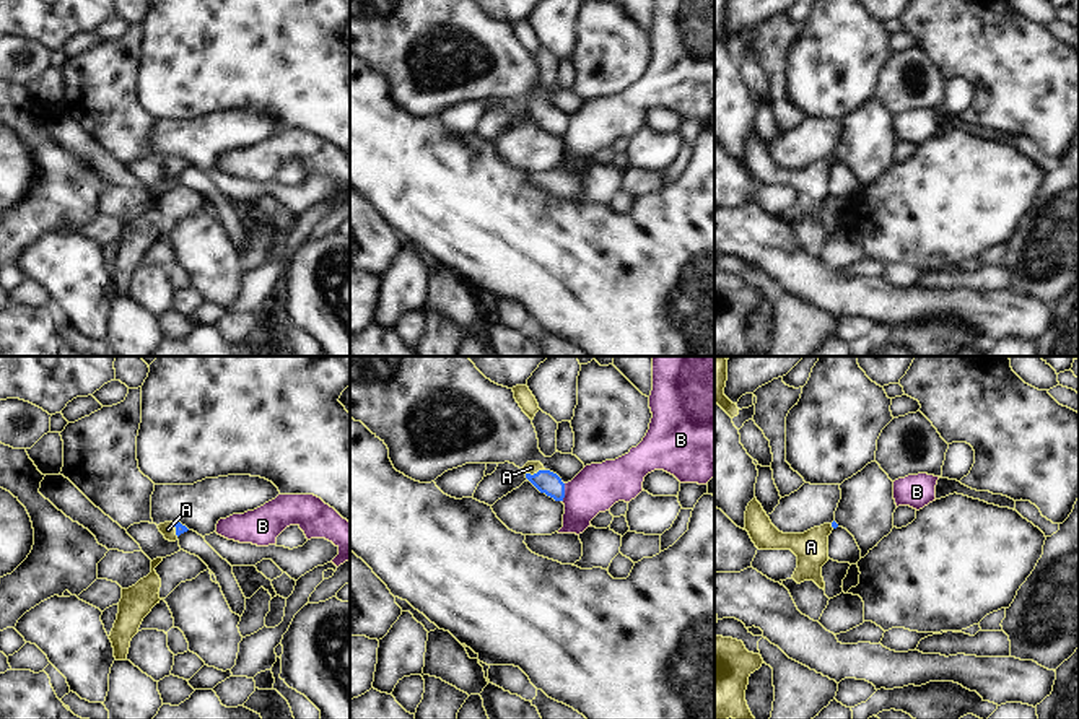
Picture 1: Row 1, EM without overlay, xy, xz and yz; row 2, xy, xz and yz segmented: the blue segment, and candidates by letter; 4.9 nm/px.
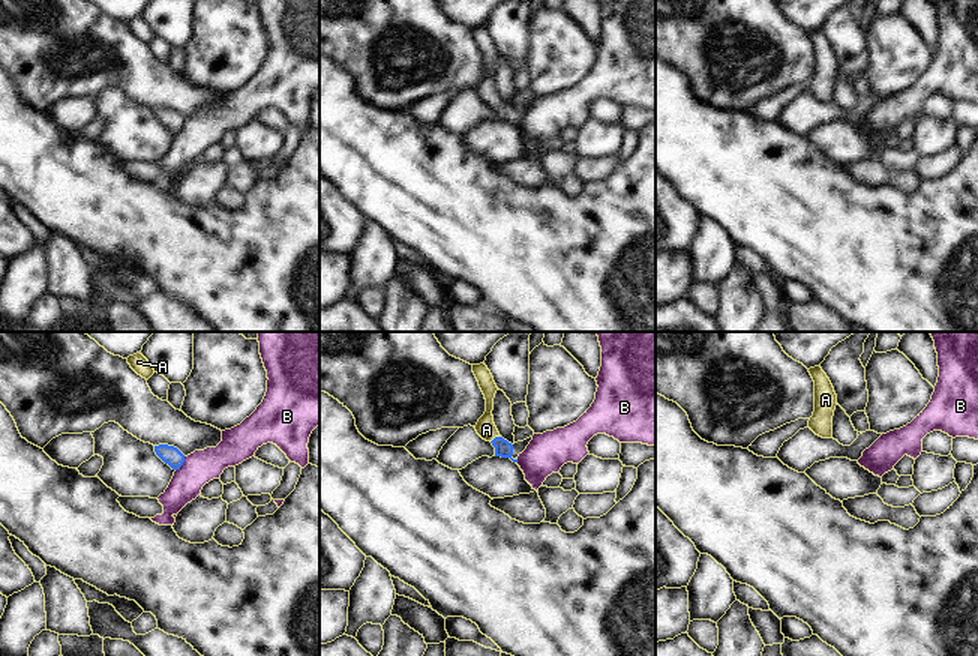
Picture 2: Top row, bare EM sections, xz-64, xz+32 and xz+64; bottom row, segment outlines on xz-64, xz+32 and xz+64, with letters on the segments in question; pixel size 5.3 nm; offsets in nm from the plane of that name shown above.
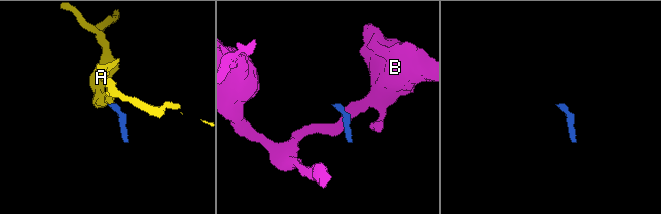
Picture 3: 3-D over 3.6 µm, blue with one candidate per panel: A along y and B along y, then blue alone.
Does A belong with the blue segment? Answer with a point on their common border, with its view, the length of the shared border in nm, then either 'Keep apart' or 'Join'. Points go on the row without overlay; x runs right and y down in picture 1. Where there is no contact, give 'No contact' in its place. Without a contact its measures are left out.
Touches blue at xz (534, 109). Shared border 100 nm. Join.

